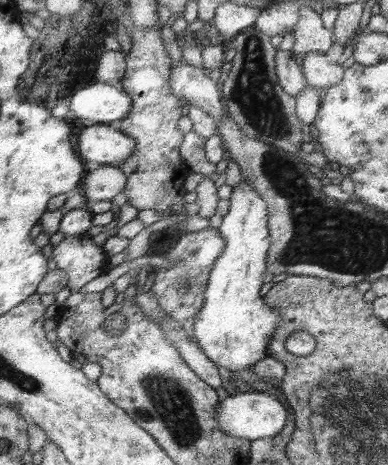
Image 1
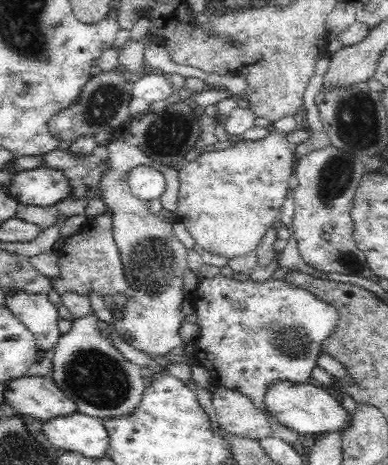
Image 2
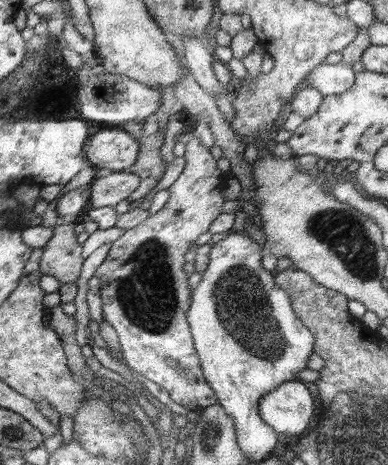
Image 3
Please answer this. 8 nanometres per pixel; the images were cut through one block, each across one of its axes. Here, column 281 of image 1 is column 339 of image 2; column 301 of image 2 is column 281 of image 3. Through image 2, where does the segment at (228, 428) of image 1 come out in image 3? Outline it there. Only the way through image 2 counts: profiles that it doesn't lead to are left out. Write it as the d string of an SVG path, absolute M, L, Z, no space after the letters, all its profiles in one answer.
M289 382L261 400L261 416L281 434L303 434L315 416L315 398L305 382Z

